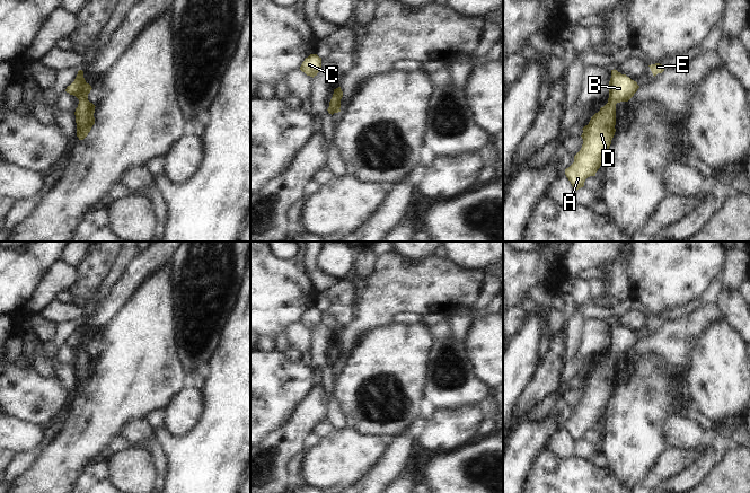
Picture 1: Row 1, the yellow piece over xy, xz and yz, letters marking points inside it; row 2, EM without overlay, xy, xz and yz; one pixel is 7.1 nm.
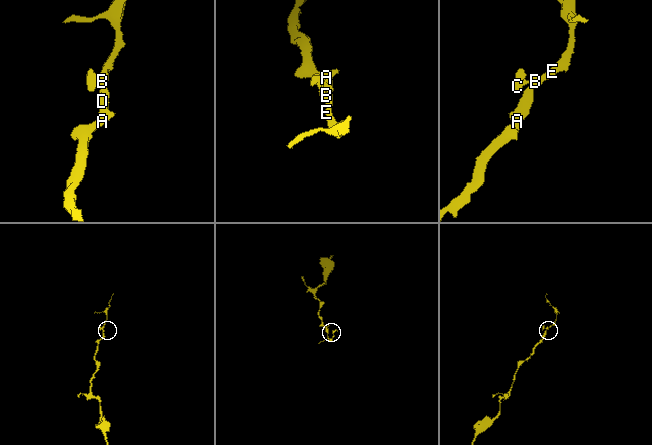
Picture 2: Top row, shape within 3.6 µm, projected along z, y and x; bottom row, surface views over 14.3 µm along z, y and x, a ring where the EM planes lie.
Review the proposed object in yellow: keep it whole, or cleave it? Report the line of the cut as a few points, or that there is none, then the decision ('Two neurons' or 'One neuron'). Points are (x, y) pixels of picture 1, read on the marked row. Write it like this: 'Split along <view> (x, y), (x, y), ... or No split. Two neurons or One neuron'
No split. One neuron

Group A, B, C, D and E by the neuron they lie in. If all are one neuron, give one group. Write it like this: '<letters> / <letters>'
A B C D E

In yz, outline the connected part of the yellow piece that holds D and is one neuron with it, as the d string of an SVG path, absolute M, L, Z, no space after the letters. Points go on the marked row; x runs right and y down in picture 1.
M611 70L608 103L595 113L582 130L583 144L565 175L577 191L605 164L616 129L616 104L628 102L639 86L626 74Z

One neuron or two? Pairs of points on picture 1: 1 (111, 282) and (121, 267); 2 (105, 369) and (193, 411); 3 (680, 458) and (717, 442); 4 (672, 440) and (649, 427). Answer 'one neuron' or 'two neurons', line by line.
1: one neuron
2: two neurons
3: two neurons
4: two neurons

